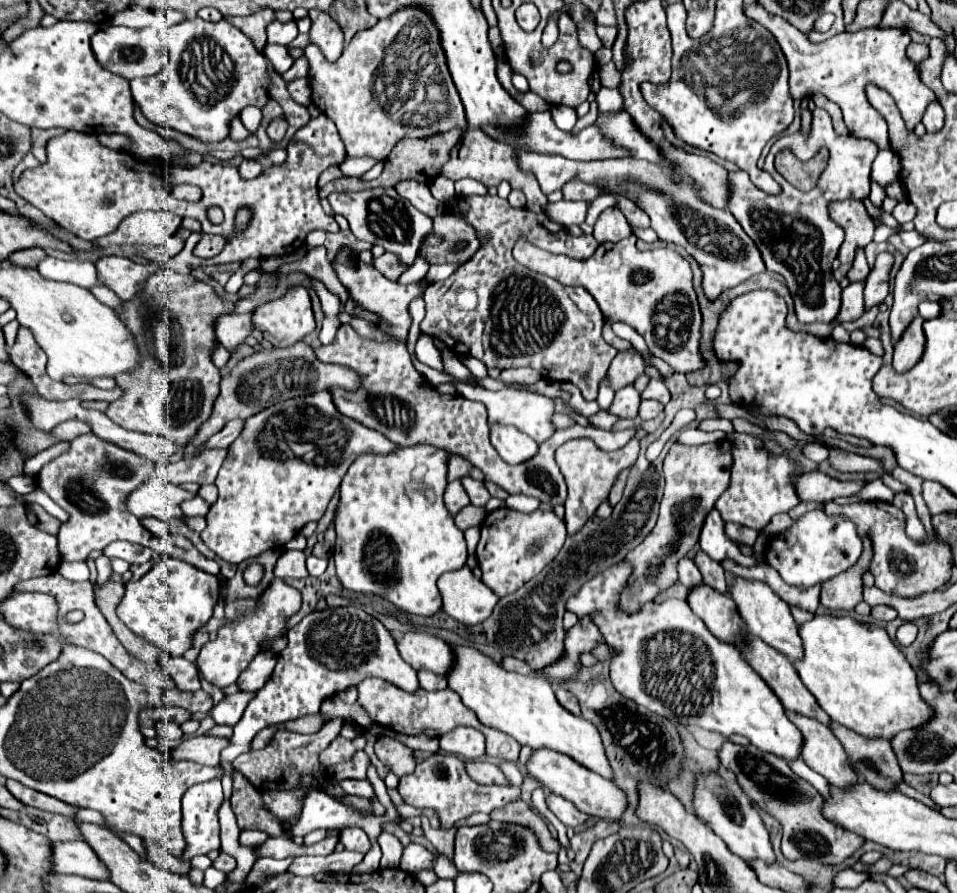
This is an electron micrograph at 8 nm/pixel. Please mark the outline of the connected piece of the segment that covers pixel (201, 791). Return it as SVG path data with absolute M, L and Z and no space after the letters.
M221 779L193 785L183 797L183 833L187 851L183 859L205 855L219 849L219 819L217 809L223 801Z

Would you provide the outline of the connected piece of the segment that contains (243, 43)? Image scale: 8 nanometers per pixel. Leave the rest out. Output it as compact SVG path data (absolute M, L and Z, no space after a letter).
M201 17L187 19L177 23L169 29L167 35L167 49L169 49L169 63L153 77L141 77L131 81L131 93L141 109L141 113L155 125L161 125L171 131L179 131L191 135L205 143L217 143L229 137L231 121L243 111L243 107L253 105L263 109L269 101L269 87L273 85L269 77L269 63L265 55L231 23L225 19L211 23Z

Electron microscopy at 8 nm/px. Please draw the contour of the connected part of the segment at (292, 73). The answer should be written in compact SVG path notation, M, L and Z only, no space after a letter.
M305 56L299 57L293 63L293 67L289 71L285 71L281 77L289 83L289 81L295 81L299 77L307 77L309 73L309 64Z

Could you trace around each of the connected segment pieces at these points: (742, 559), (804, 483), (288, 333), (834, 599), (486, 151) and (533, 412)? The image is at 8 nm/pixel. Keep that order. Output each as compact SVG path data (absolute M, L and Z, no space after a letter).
M711 509L703 521L703 529L701 529L701 535L699 535L699 547L703 547L703 551L715 559L715 561L723 561L723 559L731 559L739 565L745 565L745 567L751 567L759 565L758 556L764 552L767 540L763 540L763 534L766 537L773 535L767 535L767 533L761 532L757 541L754 544L754 554L750 557L745 557L737 545L725 535L725 521L721 519L719 511Z
M819 471L801 473L795 479L795 489L799 499L815 503L829 503L843 495L857 495L865 485L867 481L837 481Z
M295 287L283 297L267 301L253 313L253 325L275 347L291 347L315 329L307 289Z
M863 535L865 551L855 567L845 571L843 575L837 575L833 579L827 579L821 585L821 605L827 609L845 609L853 611L853 607L863 601L863 573L869 569L871 563L871 539Z
M469 129L459 143L455 143L455 147L449 153L449 161L441 167L441 177L447 179L463 179L463 177L471 177L481 181L485 187L495 187L501 183L501 179L507 179L511 183L513 189L519 189L525 193L527 197L527 209L541 213L547 207L547 197L541 193L541 187L537 183L537 179L533 175L527 175L527 171L519 171L519 163L515 163L515 149L507 143L499 143L491 137L487 137L483 131L479 129Z
M464 382L455 383L454 387L467 399L483 401L487 411L489 411L491 423L509 423L509 425L515 425L517 429L521 429L523 433L533 437L537 443L547 441L555 433L555 425L551 421L551 417L555 413L555 401L545 397L545 395L529 393L529 391L519 391L519 389L489 391L489 389L483 389L483 387L477 387L477 385L467 385Z

